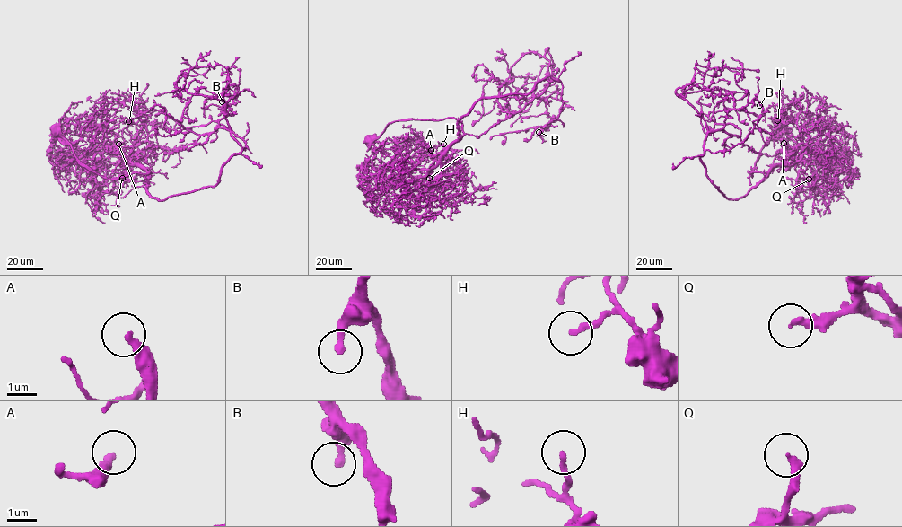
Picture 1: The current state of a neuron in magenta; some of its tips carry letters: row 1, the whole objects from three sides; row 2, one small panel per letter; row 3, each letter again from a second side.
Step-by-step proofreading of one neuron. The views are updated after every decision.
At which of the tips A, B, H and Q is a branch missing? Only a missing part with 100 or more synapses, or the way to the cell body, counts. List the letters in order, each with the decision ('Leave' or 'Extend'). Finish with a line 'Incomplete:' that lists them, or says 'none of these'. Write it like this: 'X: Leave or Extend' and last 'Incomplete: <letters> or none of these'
A: Extend
B: Leave
H: Leave
Q: Leave
Incomplete: A

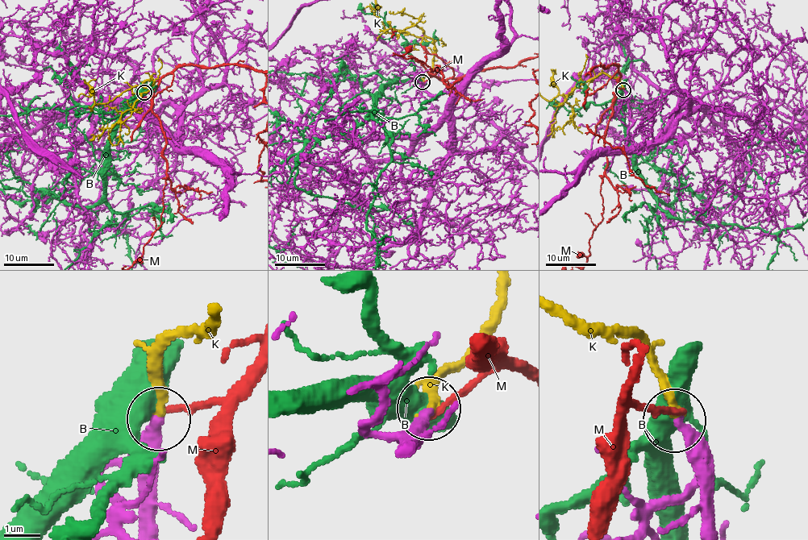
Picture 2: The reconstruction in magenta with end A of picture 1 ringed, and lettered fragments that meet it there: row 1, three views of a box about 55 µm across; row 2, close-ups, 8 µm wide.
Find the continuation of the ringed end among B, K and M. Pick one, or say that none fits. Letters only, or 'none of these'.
K

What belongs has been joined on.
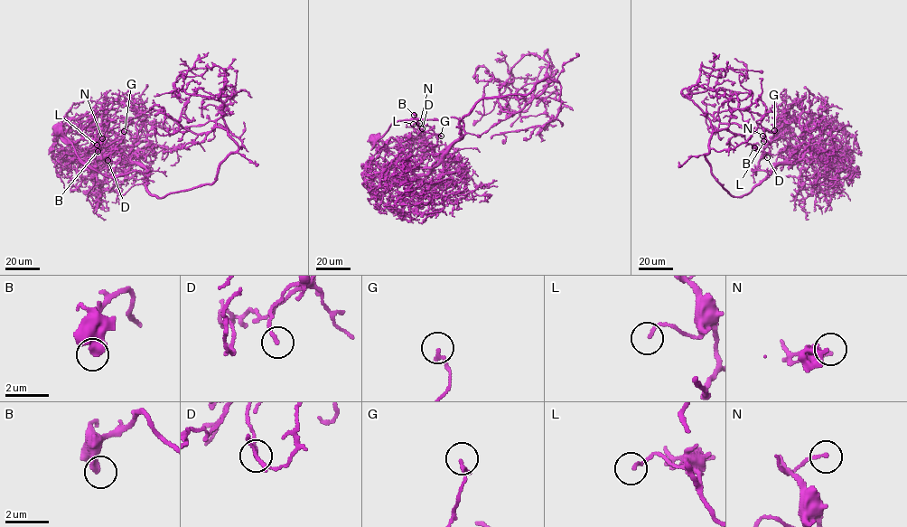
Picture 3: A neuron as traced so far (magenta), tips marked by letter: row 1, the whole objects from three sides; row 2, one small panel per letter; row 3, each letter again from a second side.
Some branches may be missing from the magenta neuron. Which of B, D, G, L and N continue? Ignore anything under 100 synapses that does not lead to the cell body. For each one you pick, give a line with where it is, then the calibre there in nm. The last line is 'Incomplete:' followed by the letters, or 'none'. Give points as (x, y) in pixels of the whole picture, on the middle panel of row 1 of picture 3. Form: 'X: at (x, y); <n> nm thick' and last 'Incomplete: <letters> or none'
Incomplete: none

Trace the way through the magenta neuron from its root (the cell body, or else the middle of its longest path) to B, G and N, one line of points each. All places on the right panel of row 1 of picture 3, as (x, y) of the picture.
B: (782, 125), (764, 148), (756, 174), (752, 169), (770, 171), (784, 164), (790, 153), (784, 137), (754, 147)
G: (782, 125), (755, 174), (752, 169), (770, 171), (789, 159), (789, 144), (771, 138), (774, 130)
N: (782, 125), (764, 148), (755, 174), (752, 169), (770, 171), (790, 155), (784, 137), (765, 144), (762, 136)

